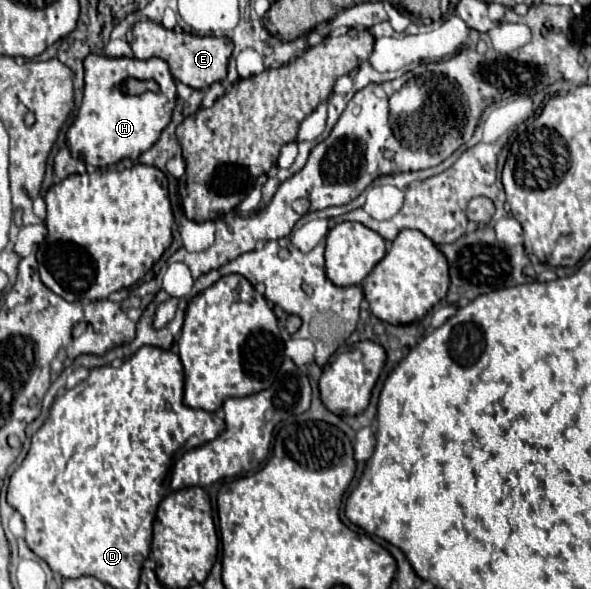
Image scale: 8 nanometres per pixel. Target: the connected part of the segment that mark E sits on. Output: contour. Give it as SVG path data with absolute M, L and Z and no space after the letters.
M140 20L132 28L134 40L132 40L132 50L134 56L140 60L158 56L168 62L170 72L176 80L184 82L190 88L206 90L214 82L220 82L226 78L226 66L228 58L232 56L232 42L216 36L194 36L186 32L174 32L166 30L162 24L156 24L152 20Z

